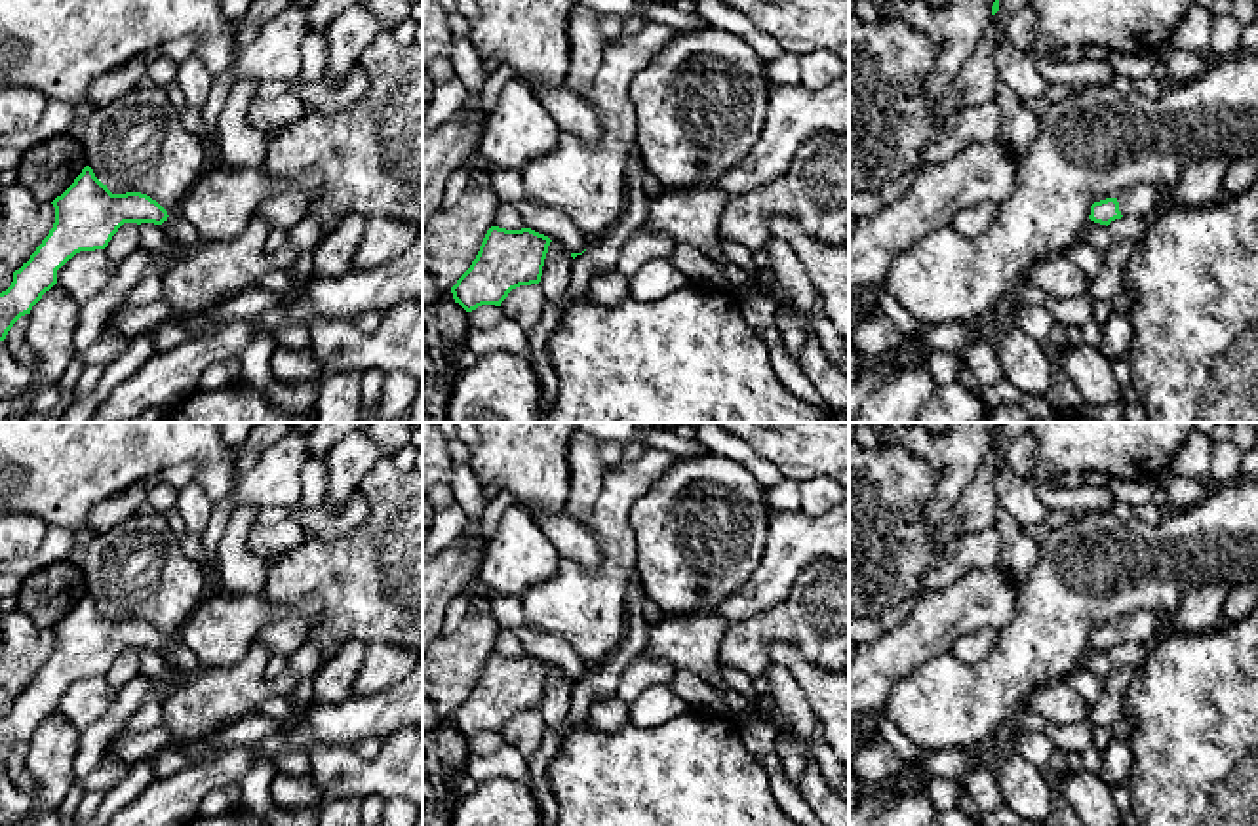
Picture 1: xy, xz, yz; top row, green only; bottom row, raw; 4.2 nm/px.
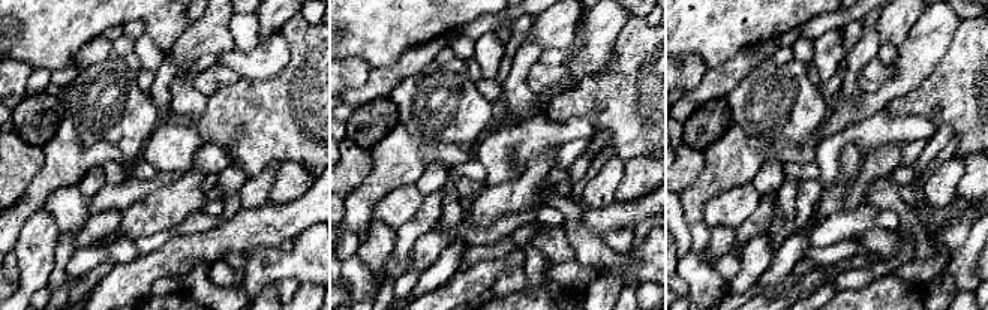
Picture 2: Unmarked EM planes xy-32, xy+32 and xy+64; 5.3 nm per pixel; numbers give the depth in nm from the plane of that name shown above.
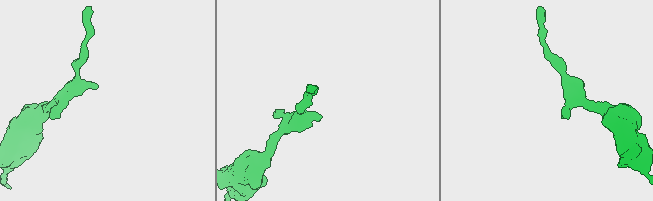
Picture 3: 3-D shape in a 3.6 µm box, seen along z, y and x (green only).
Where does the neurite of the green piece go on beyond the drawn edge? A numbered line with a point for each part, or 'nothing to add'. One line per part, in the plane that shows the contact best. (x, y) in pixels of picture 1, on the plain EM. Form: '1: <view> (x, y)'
1: yz (1142, 627)

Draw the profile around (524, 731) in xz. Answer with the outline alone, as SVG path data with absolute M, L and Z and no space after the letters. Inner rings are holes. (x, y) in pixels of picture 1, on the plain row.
M539 710L520 712L501 729L508 746L520 750L525 757L533 756L546 733L546 723Z

